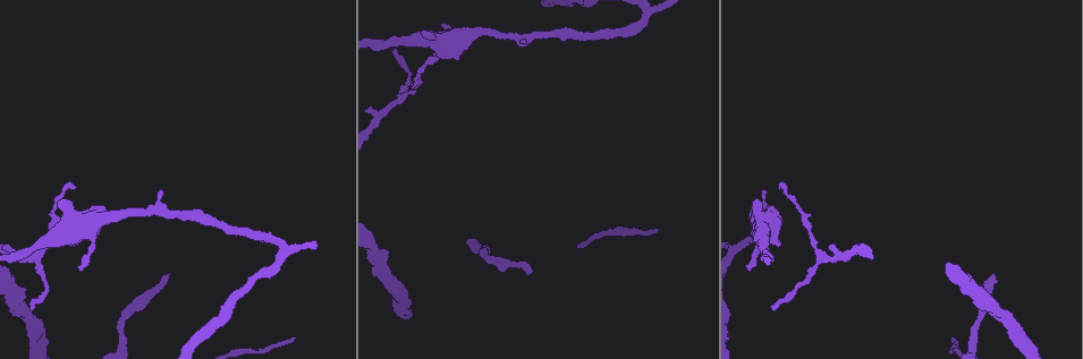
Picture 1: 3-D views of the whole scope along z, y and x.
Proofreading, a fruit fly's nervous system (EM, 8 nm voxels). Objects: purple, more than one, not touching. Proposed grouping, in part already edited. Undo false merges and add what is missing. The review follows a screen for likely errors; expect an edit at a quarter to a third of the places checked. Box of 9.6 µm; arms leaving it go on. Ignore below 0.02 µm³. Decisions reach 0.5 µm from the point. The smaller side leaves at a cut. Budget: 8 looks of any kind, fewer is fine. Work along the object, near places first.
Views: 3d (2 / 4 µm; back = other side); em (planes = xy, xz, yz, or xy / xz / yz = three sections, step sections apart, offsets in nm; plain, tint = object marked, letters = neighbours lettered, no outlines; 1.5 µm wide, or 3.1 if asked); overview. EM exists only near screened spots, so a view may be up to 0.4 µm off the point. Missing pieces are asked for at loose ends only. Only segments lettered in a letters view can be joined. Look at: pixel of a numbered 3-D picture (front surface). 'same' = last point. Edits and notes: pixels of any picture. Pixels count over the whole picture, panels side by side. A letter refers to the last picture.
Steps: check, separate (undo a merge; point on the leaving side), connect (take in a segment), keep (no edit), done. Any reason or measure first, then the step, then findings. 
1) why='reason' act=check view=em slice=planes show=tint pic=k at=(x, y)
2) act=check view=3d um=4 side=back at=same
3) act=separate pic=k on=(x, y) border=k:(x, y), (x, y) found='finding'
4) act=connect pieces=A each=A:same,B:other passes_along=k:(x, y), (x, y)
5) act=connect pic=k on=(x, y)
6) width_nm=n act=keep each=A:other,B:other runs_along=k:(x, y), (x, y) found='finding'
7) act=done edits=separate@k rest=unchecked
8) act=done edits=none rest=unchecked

why='an open end' act=check view=3d um=2 pic=1 at=(170, 273)

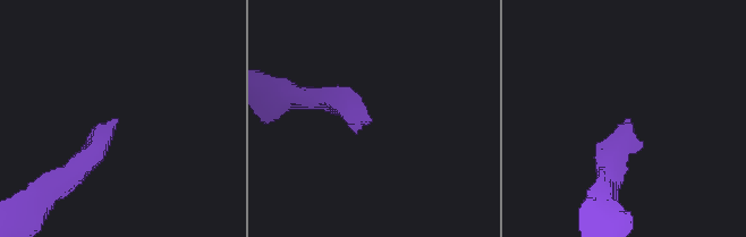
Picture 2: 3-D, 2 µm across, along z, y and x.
why='now the EM' act=check view=em slice=planes show=letters pic=2 at=(116, 121)

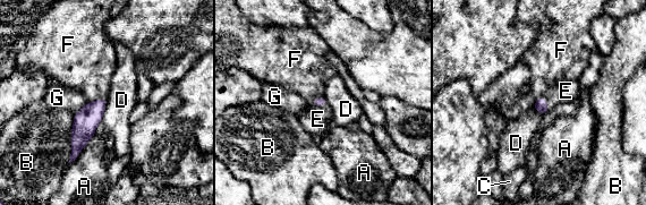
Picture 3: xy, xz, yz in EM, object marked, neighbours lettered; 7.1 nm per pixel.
act=connect pieces=E each=A:other,B:other,C:other,D:other,E:same,F:other,G:other passes_along=3:(540, 105), (545, 102), (566, 91) found='it goes on there'

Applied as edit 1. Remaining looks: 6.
why='thin end' act=check view=em slice=xz step=4 show=letters pic=1 at=(782, 188)

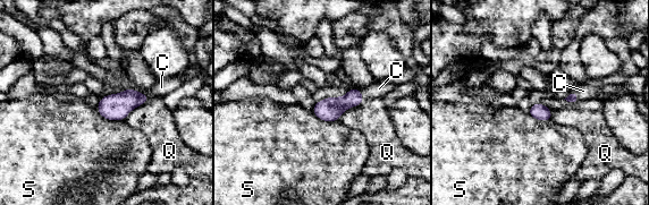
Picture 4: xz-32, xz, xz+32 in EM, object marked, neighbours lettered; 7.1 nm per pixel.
why='cut it another way' act=check view=em slice=planes show=letters at=same

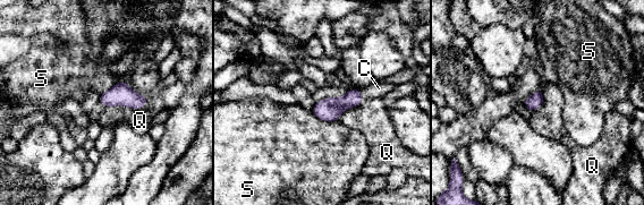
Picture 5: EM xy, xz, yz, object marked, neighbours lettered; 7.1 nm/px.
width_nm=160 longest_contact=Q:300nm act=connect pieces=C each=C:same,Q:other,S:other found='the neuron continues'

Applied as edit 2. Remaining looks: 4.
why='an open end' act=check view=3d um=4 pic=1 at=(393, 50)

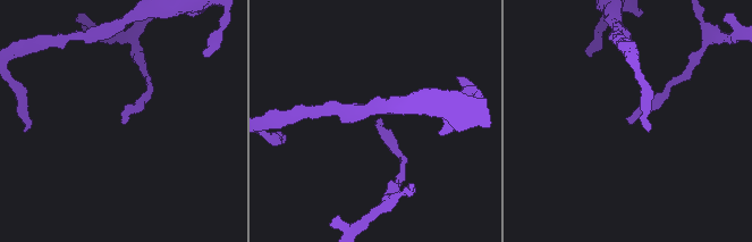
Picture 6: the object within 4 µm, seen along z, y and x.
why='now the EM' act=check view=em slice=planes show=plain pic=6 at=(380, 118)

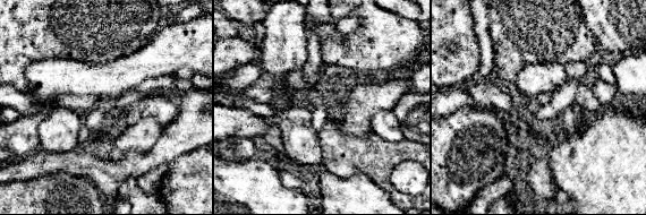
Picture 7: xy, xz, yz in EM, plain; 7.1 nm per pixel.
why='see the neighbours' act=check view=em slice=planes show=letters at=same

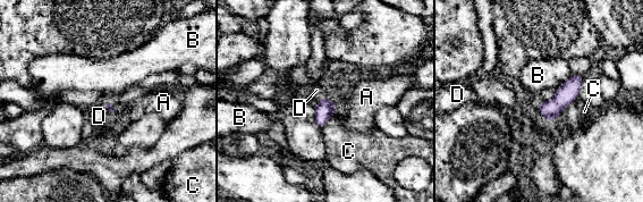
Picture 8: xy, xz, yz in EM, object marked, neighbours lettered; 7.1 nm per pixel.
longest_contact=B:170nm act=connect pieces=D each=A:other,B:other,C:other,D:same passes_along=8:(566, 93), (541, 111), (532, 115) found='it goes on there'

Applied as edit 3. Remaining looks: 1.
act=done edits=connect@3,connect@5,connect@8 rest=unchecked

